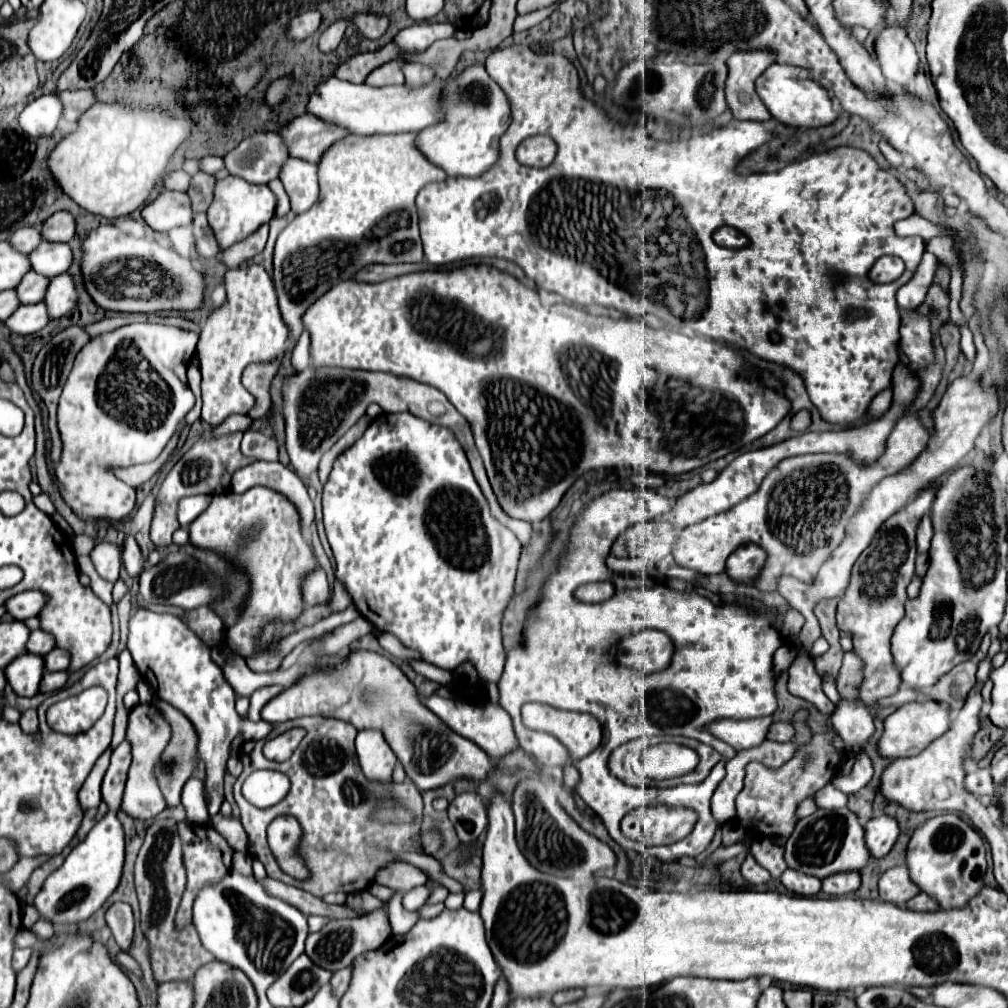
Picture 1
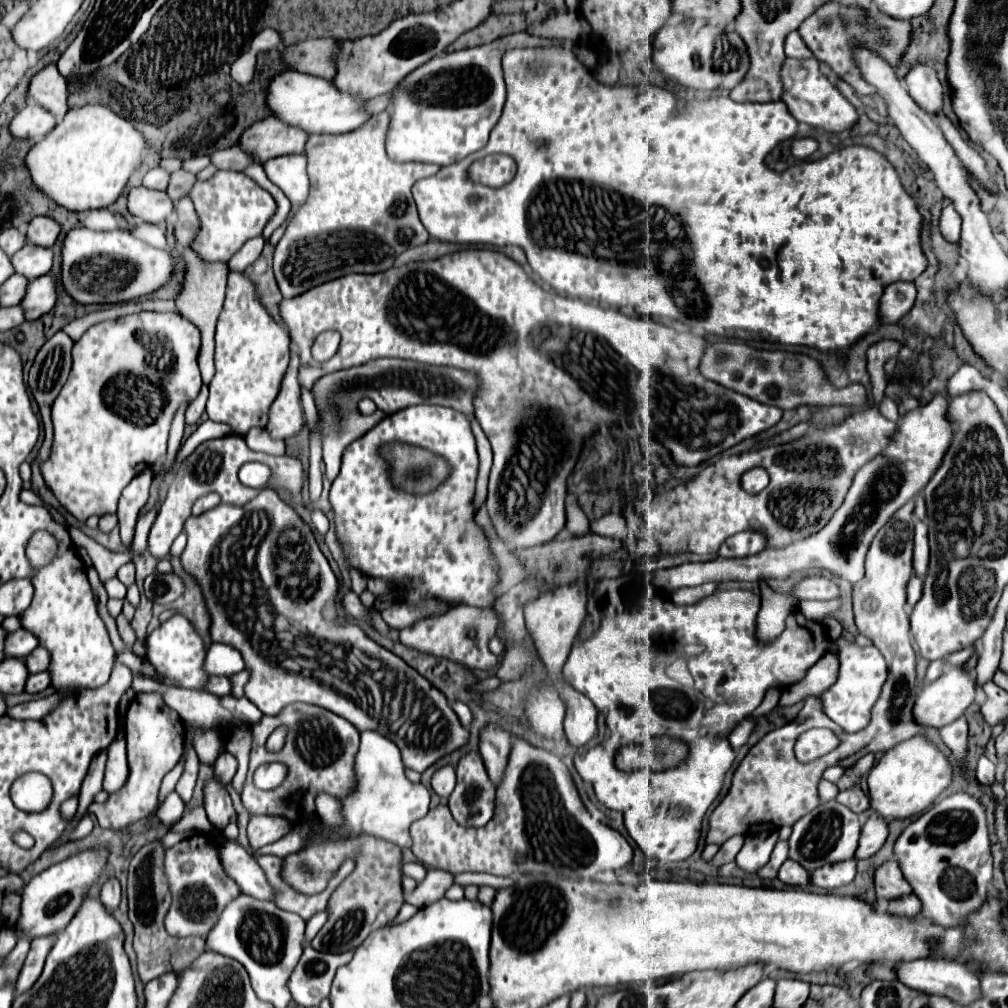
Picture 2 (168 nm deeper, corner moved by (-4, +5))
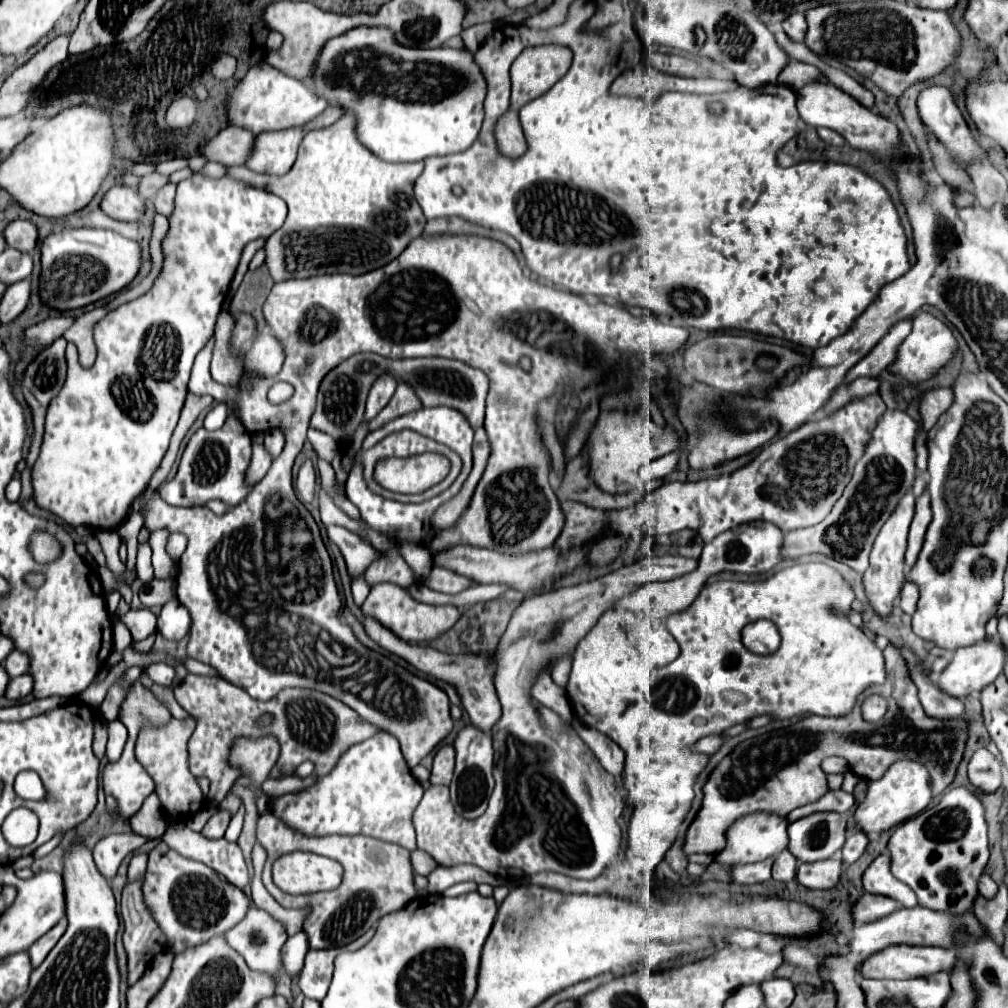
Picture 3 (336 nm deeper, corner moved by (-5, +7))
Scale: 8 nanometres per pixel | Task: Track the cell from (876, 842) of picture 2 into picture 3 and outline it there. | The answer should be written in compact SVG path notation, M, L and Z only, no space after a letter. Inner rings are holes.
M855 832L855 834L847 836L845 846L841 848L841 854L843 854L841 860L843 860L843 864L845 864L845 866L853 864L853 862L865 852L867 844L869 844L869 838L867 838L863 832Z

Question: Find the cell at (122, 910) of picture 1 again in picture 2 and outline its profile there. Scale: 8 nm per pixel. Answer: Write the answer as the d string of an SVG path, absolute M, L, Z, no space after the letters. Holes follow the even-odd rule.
M116 878L108 880L108 882L102 886L100 900L102 900L102 904L106 906L106 910L108 910L108 912L114 912L114 910L120 906L122 890L120 890L120 882L118 882Z

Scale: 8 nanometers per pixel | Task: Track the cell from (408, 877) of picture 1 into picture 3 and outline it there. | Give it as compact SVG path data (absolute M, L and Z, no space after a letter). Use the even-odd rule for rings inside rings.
M423 850L411 852L411 864L413 864L413 870L423 876L429 876L437 868L437 862L433 862L433 858L429 858L429 854L425 854Z

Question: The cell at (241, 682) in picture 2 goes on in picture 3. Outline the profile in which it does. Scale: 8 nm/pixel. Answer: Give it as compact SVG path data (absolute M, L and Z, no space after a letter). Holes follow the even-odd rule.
M183 658L183 666L189 670L189 672L195 672L195 674L207 674L207 676L217 676L217 672L211 668L211 666L207 666L207 664L203 664L203 662L199 662L199 660L193 660L193 658Z

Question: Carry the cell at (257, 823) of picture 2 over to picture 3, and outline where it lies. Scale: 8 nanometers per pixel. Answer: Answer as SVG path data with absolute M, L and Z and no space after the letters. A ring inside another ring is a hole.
M261 814L257 820L257 840L267 850L267 862L263 868L263 882L271 896L283 908L309 908L309 914L303 922L303 932L307 934L309 948L339 948L363 936L369 928L377 924L377 920L389 912L397 912L405 908L415 896L413 884L413 866L409 860L409 850L389 844L371 836L323 836L323 838L307 838L279 822L273 814ZM287 852L313 852L321 856L331 856L343 868L343 882L337 890L331 892L315 892L307 896L291 896L281 892L271 880L271 864L287 854Z

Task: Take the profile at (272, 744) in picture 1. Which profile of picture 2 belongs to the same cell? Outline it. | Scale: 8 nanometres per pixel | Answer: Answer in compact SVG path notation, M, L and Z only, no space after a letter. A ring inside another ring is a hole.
M276 728L272 734L270 734L270 738L268 738L268 742L266 742L266 748L268 748L268 752L280 752L280 748L284 746L284 736L288 734L288 728Z

